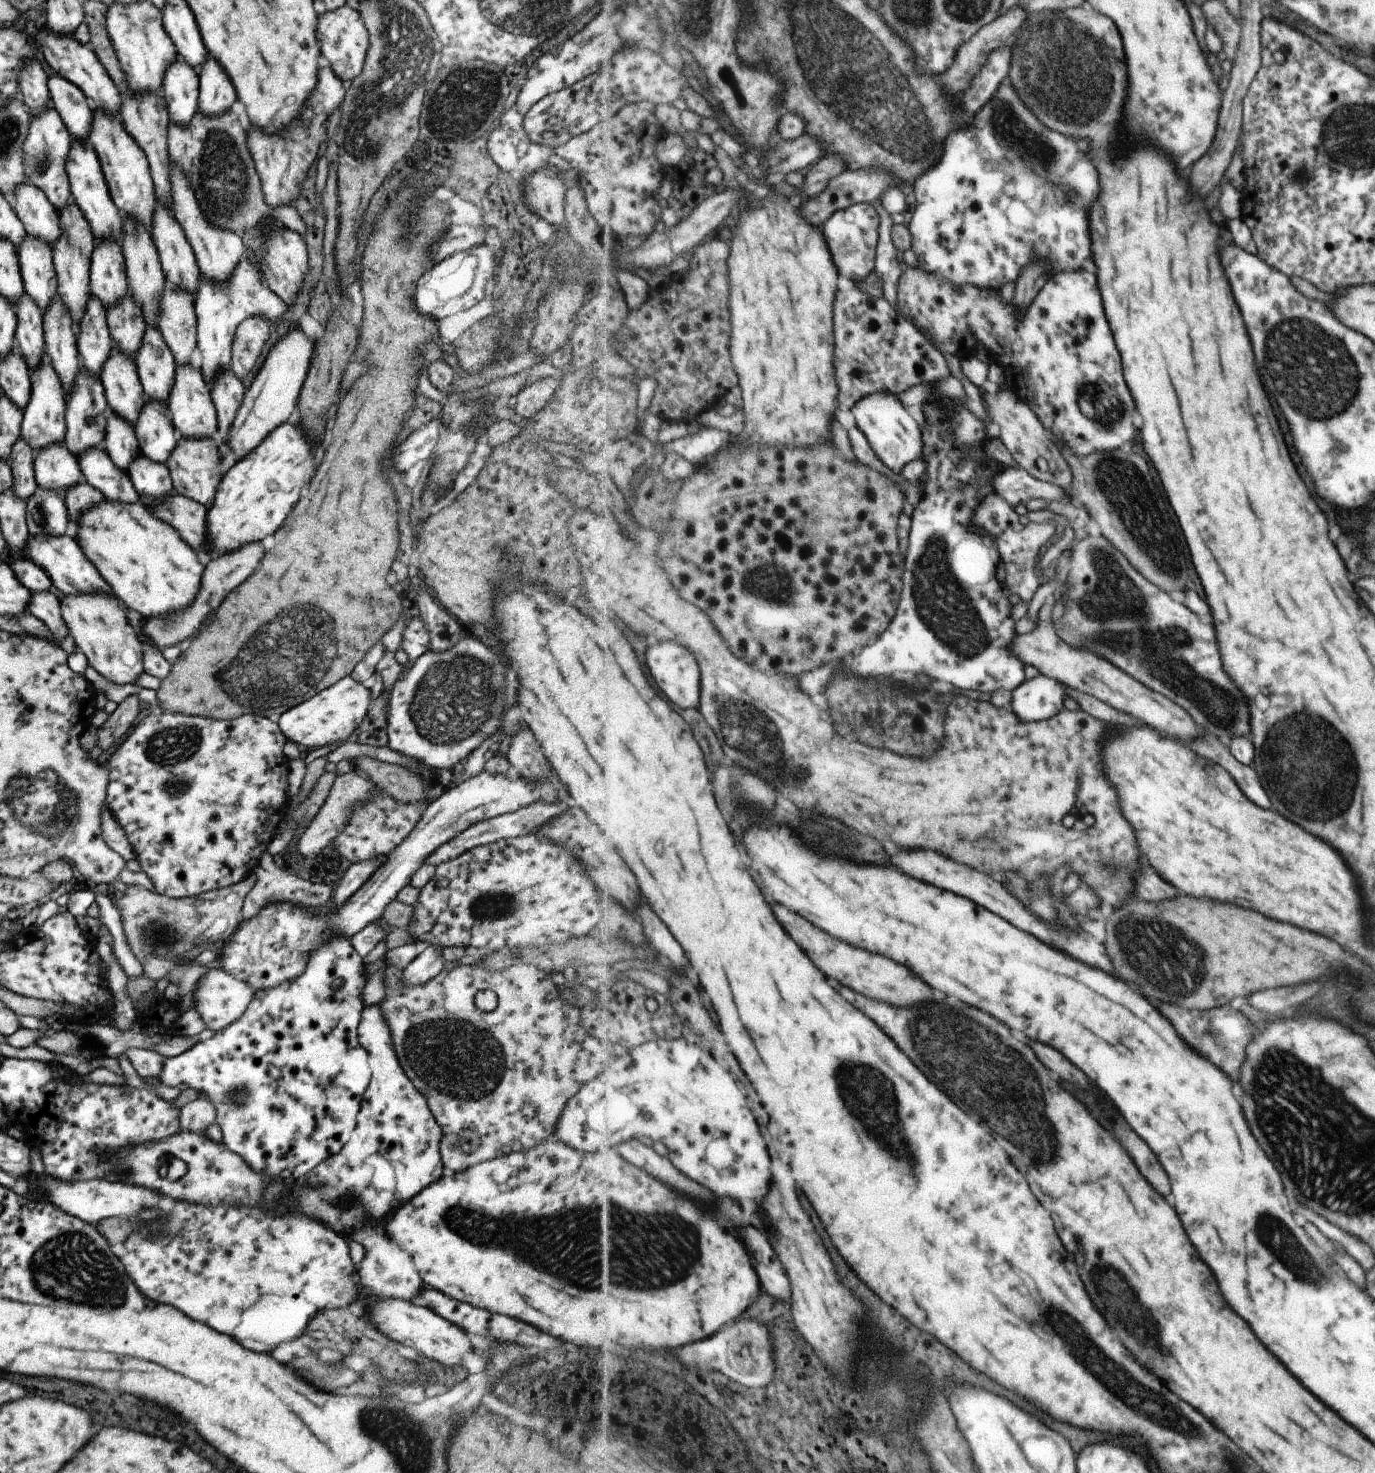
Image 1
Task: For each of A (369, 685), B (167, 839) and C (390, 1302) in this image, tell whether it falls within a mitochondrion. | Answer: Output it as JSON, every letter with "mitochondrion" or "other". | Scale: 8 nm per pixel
{"A":"other","B":"other","C":"other"}

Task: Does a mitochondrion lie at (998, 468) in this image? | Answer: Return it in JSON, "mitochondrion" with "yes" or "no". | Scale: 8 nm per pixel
{"mitochondrion":"no"}

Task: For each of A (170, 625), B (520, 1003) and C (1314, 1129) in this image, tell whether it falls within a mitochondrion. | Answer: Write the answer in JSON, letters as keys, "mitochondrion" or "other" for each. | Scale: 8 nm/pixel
{"A":"mitochondrion","B":"other","C":"mitochondrion"}

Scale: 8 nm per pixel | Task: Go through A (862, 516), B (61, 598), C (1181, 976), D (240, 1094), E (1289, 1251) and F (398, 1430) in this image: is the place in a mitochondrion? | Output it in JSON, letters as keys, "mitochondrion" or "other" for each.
{"A":"other","B":"other","C":"mitochondrion","D":"mitochondrion","E":"mitochondrion","F":"mitochondrion"}

